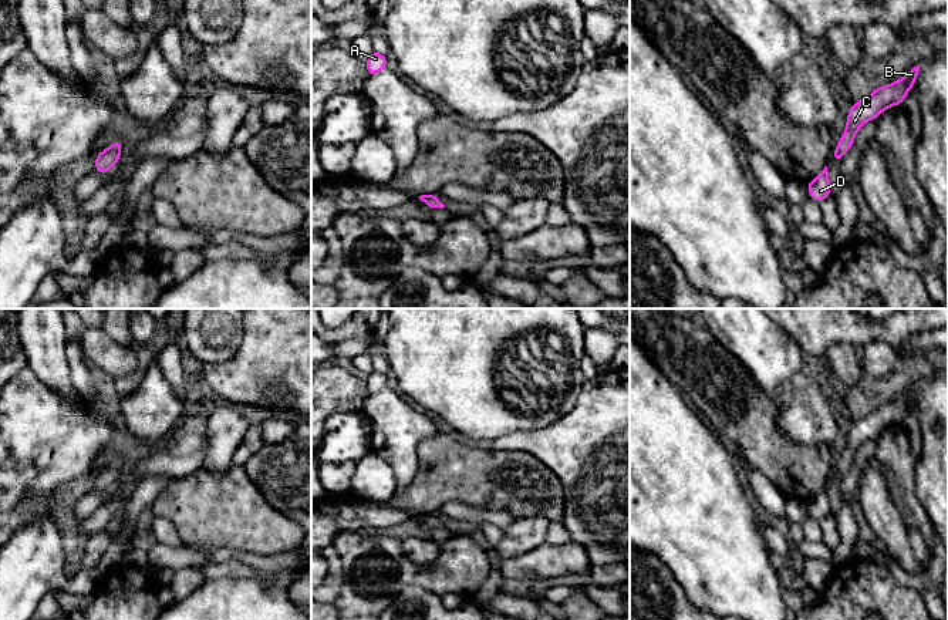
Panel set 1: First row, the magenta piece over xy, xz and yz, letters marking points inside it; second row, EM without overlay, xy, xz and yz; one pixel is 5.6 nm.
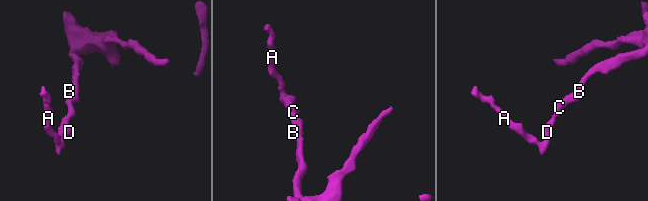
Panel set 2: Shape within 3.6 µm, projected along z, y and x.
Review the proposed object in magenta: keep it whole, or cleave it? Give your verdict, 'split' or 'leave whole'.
leave whole

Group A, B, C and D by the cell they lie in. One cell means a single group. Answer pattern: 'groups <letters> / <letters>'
groups A B C D

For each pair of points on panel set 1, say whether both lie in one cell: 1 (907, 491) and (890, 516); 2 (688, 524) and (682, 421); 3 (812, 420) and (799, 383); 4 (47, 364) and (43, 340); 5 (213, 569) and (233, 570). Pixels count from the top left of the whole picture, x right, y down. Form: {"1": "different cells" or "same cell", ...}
{"1": "different cells", "2": "same cell", "3": "same cell", "4": "same cell", "5": "same cell"}

